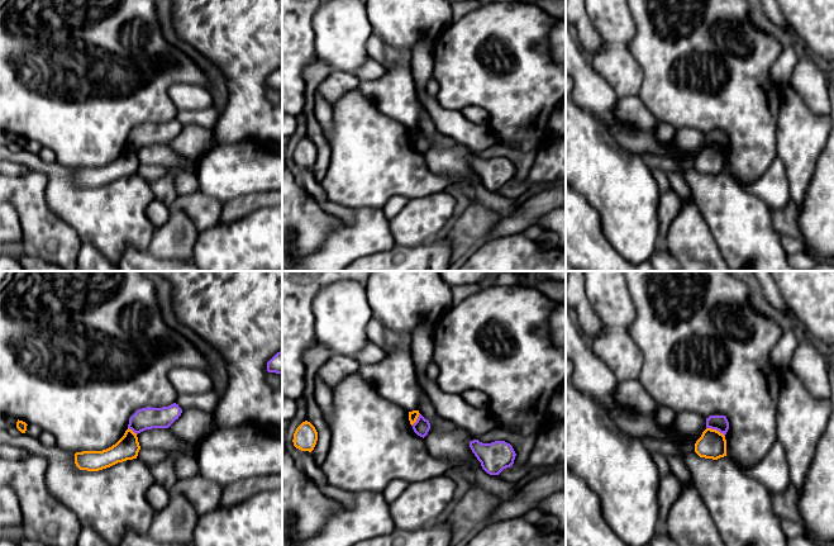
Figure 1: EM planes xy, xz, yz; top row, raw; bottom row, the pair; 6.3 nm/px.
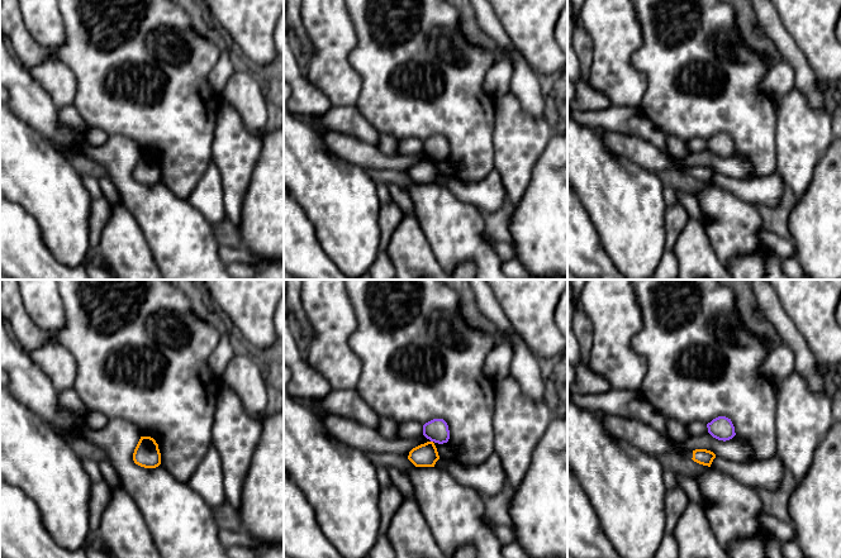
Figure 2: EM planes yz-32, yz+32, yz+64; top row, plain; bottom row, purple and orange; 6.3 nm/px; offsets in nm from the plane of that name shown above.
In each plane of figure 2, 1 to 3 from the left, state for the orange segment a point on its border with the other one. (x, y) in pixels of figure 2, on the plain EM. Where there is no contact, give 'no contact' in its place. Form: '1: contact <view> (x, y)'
1: no contact
2: no contact
3: no contact

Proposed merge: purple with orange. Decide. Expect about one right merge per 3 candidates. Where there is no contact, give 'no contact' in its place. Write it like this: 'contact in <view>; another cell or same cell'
contact in yz; another cell

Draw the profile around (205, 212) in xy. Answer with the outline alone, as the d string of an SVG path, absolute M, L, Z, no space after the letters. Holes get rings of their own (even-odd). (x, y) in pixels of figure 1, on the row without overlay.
M196 191L189 195L180 195L171 209L186 213L195 223L199 232L202 232L219 223L224 204Z

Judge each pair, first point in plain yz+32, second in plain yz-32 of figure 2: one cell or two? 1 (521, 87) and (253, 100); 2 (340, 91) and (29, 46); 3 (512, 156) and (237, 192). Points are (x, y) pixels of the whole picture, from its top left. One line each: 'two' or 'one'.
1: one
2: two
3: one

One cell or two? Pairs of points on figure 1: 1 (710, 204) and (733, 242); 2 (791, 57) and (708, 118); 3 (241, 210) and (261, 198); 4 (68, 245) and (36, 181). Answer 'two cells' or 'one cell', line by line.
1: one cell
2: two cells
3: one cell
4: one cell

